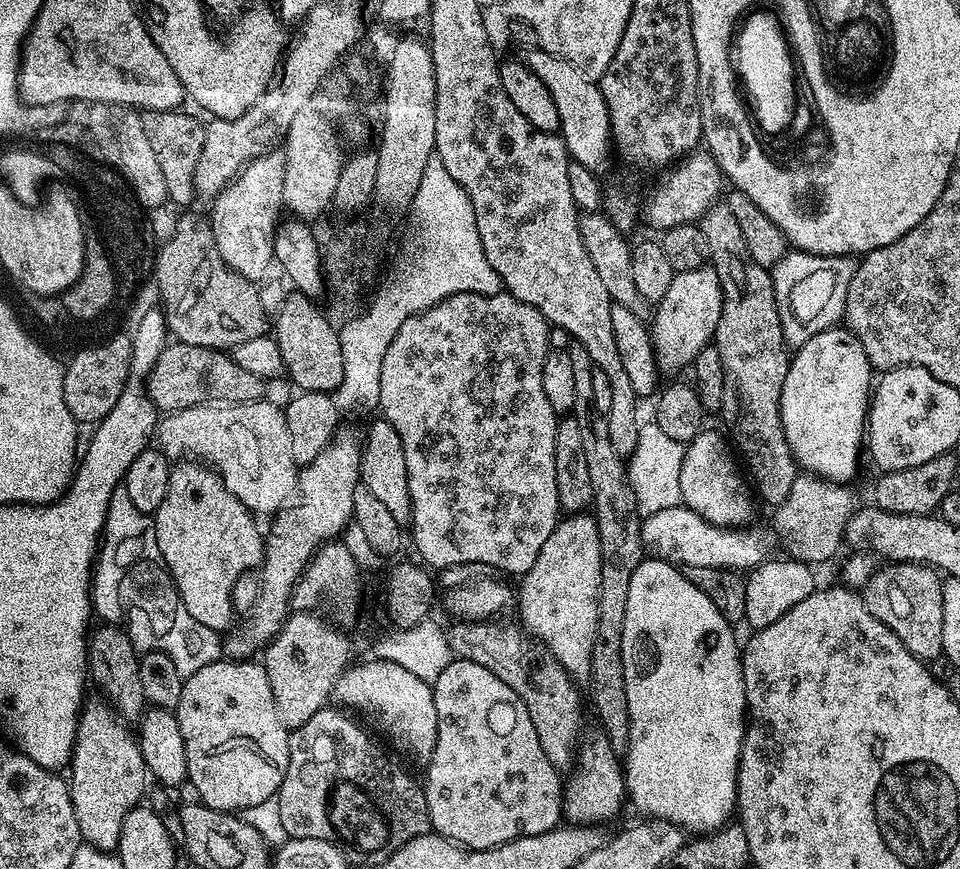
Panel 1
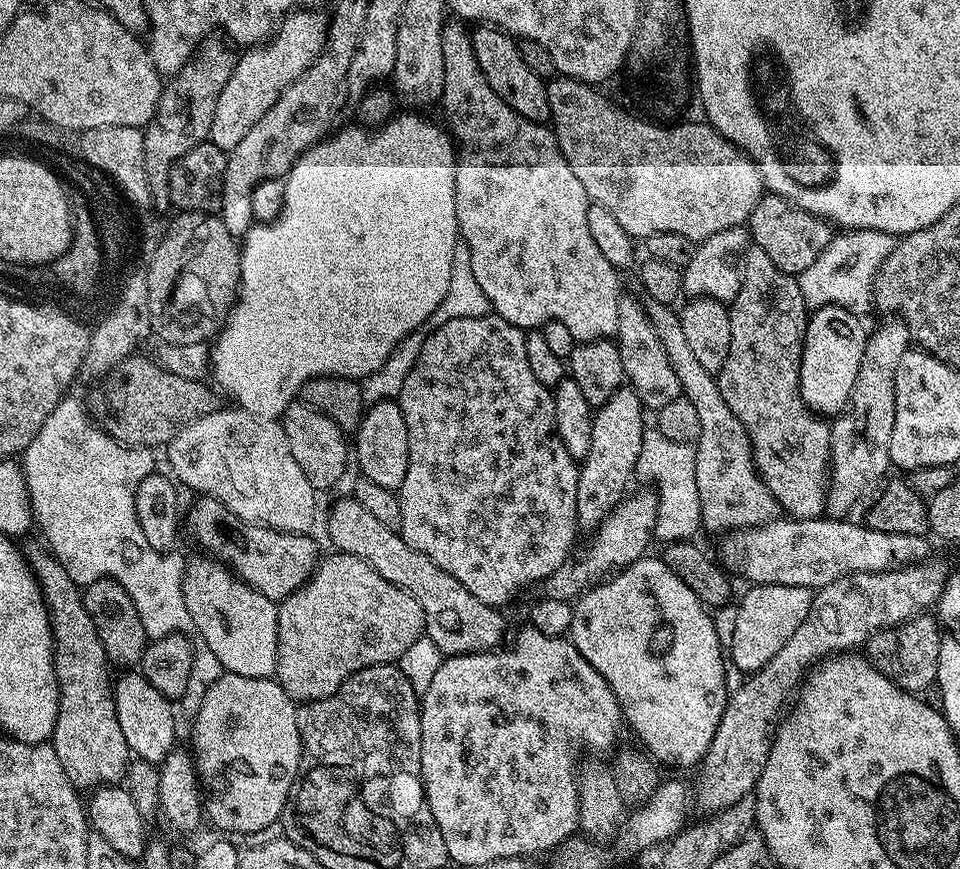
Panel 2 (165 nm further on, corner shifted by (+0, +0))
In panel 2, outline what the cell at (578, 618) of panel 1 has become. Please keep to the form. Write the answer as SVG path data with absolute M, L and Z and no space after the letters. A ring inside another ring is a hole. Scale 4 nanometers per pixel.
M631 386L619 388L607 402L595 409L590 450L578 464L576 522L581 529L595 530L629 491L628 483L636 476L638 454L642 452L642 438L646 431L644 415L646 409Z

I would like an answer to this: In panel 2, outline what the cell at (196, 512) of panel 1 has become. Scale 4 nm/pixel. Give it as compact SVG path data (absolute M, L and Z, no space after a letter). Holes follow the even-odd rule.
M207 554L199 555L187 561L184 571L186 609L193 629L200 631L200 640L222 662L225 672L242 674L246 678L275 677L278 662L277 601L251 588L228 565Z

